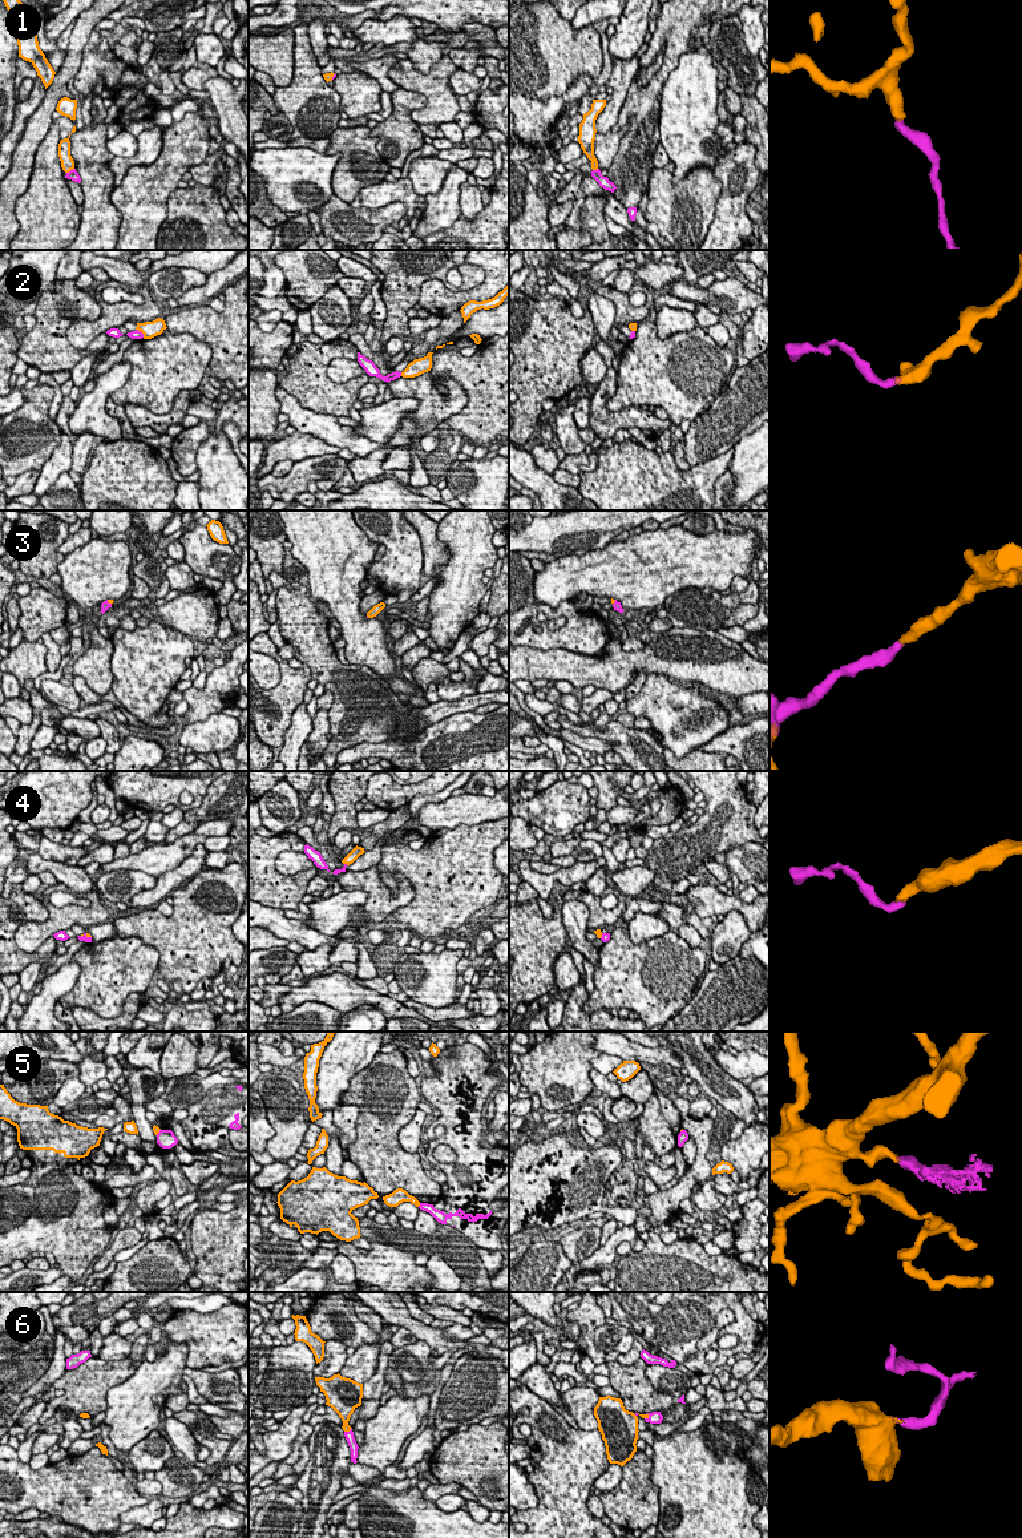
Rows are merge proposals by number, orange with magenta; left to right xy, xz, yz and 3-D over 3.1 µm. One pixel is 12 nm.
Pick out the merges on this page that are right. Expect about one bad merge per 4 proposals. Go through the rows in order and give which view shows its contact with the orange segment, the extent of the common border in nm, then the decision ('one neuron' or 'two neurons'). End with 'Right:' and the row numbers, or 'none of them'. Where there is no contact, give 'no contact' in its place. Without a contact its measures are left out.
1: xy | 120 nm | one neuron
2: xy | 150 nm | two neurons
3: xy | 80 nm | one neuron
4: xy | 140 nm | one neuron
5: xz | 60 nm | two neurons
6: xz | 110 nm | one neuron
Right: 1, 3, 4, 6

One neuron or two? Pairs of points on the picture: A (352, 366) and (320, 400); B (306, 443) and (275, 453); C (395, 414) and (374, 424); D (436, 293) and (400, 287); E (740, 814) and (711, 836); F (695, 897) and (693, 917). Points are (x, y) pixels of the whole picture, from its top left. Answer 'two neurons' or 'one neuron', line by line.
A: two neurons
B: one neuron
C: one neuron
D: two neurons
E: one neuron
F: two neurons

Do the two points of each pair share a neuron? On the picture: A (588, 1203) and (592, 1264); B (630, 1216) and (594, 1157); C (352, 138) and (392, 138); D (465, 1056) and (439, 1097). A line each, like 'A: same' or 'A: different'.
A: different
B: same
C: different
D: same

